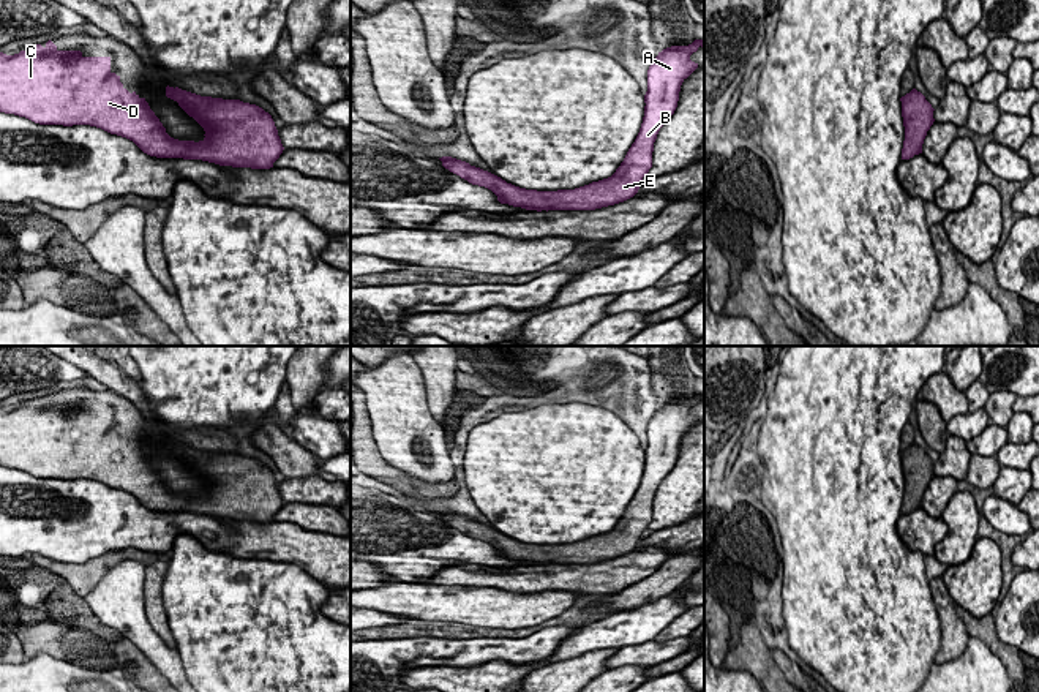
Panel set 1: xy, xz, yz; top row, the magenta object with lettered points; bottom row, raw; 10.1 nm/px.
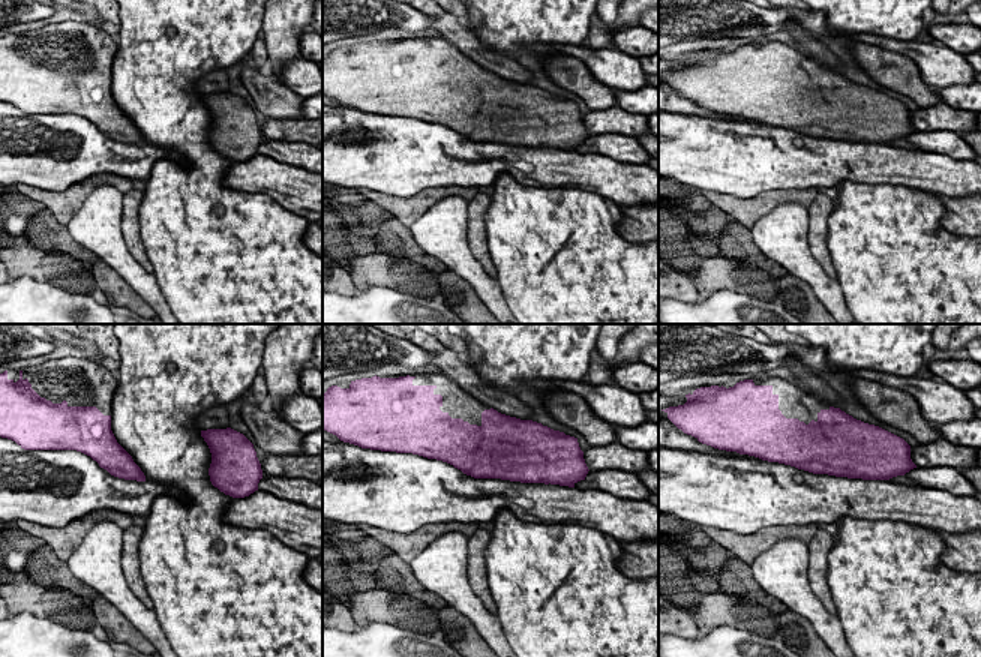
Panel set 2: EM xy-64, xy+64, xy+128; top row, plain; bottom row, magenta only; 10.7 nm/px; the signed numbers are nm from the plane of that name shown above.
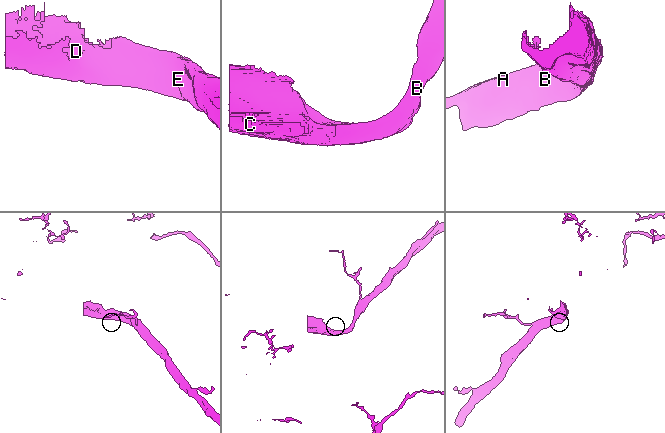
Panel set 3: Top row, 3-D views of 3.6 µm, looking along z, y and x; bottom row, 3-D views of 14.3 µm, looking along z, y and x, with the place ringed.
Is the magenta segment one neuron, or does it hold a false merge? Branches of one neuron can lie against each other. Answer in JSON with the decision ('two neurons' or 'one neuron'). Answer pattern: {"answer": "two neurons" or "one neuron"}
{"answer": "one neuron"}

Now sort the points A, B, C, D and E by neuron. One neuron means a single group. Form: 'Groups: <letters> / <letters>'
Groups: A B C D E

